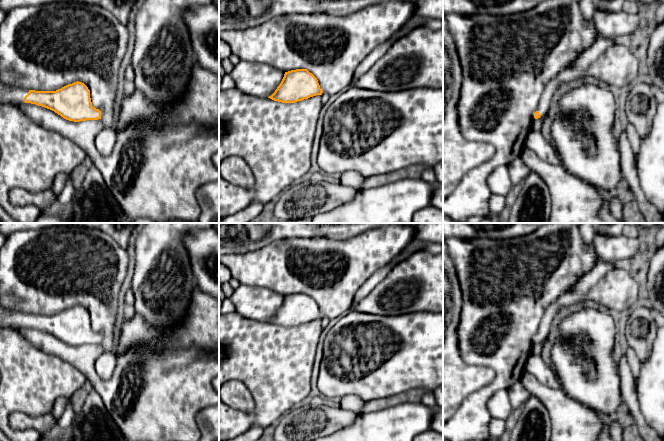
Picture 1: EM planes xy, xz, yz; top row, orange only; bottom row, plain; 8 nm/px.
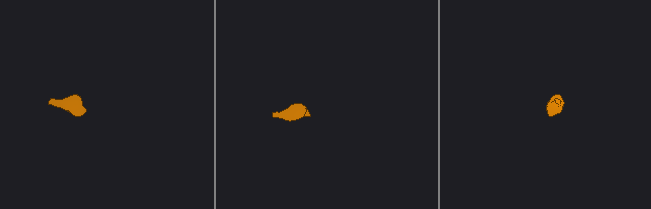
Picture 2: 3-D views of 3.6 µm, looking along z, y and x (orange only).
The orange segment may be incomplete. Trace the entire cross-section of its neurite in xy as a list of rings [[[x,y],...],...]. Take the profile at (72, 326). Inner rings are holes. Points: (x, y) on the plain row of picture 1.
[[[79,305],[56,315],[35,315],[0,308],[1,326],[36,328],[74,346],[101,343],[101,335],[92,330],[90,314]]]

